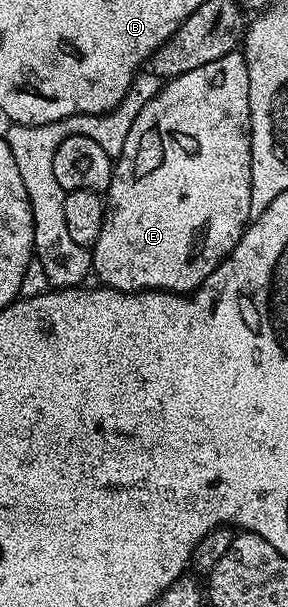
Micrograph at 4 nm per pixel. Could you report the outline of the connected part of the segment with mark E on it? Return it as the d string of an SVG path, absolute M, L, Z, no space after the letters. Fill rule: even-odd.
M241 50L229 51L224 57L216 57L216 61L208 61L208 65L200 65L200 69L192 69L180 77L163 82L162 88L140 109L140 117L136 117L132 130L128 132L128 141L124 141L124 149L116 157L114 175L110 178L110 187L104 193L108 204L104 213L104 225L100 225L100 237L92 248L92 271L97 282L104 287L117 291L176 291L189 293L200 286L232 253L232 249L240 241L252 216L252 149L250 148L250 106L248 105L248 65L246 56Z

